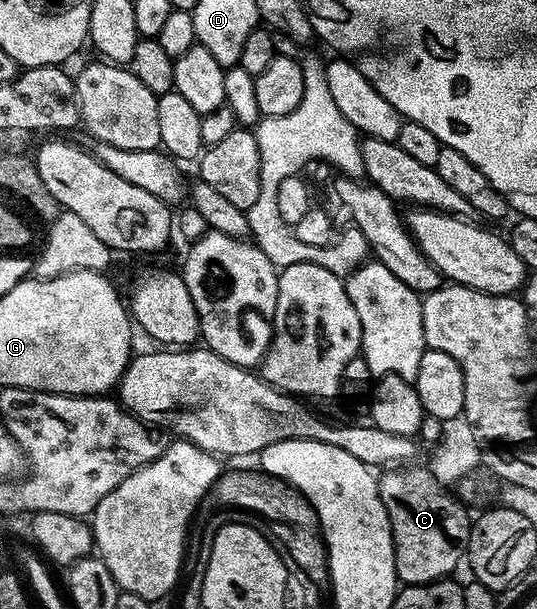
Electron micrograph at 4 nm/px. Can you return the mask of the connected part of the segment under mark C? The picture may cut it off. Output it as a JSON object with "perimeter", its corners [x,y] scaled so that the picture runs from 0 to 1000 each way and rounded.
{"perimeter":[[[758,762],[747,768],[726,768],[713,777],[719,780],[704,785],[704,806],[715,834],[723,841],[723,854],[734,882],[734,924],[741,952],[756,962],[790,962],[795,956],[821,956],[836,951],[844,944],[838,941],[858,923],[862,928],[868,916],[868,895],[875,885],[879,862],[879,844],[868,839],[873,836],[860,819],[818,793],[791,764],[778,764]]]}

